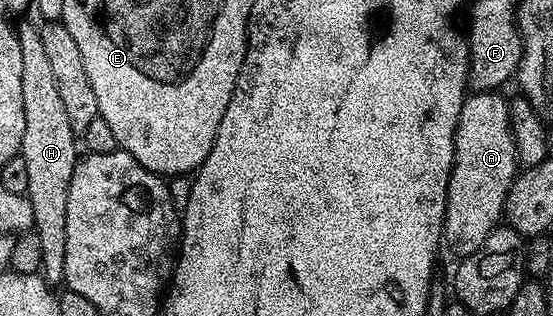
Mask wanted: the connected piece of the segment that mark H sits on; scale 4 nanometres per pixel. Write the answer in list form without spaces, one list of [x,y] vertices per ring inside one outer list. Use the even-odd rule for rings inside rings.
[[[19,22],[16,28],[22,52],[22,105],[25,106],[26,130],[21,155],[26,162],[26,173],[29,174],[27,197],[34,209],[34,234],[39,237],[42,248],[43,265],[40,271],[45,282],[56,287],[64,280],[67,194],[78,162],[78,141],[76,132],[67,120],[51,64],[43,51],[37,22]]]

